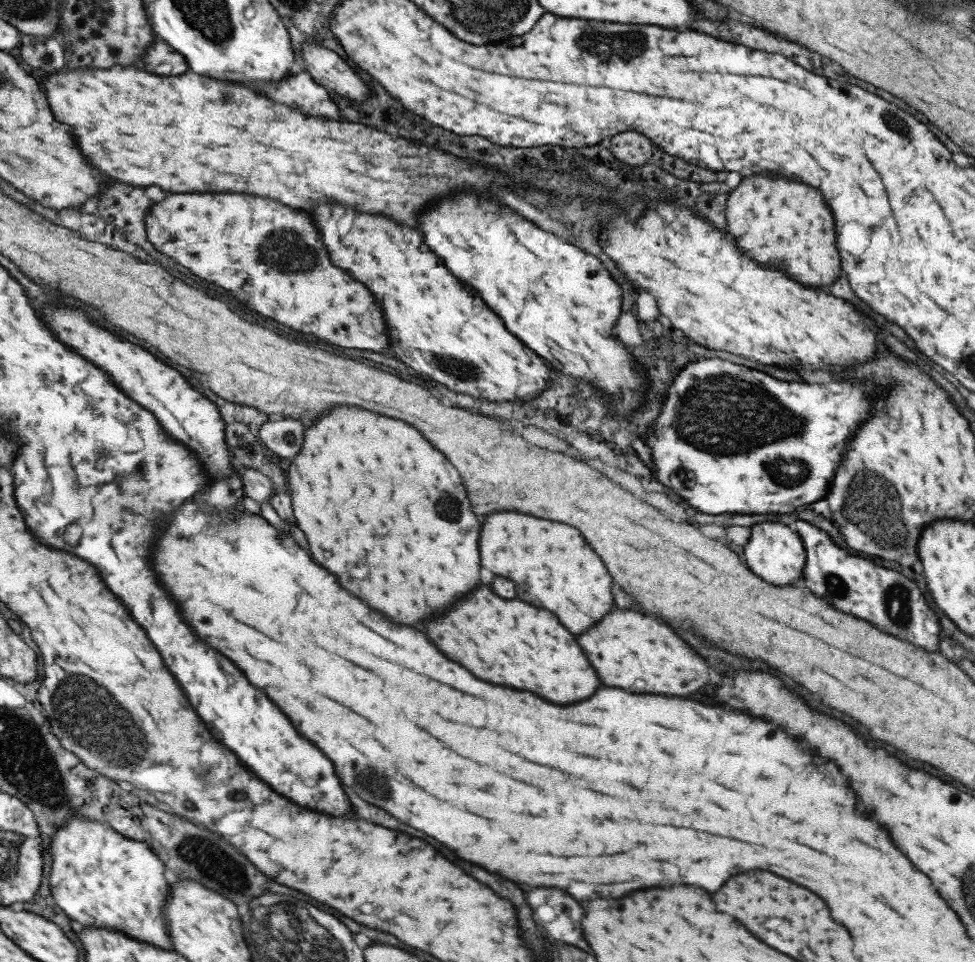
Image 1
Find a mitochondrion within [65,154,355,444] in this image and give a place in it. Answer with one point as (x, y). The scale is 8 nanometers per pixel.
(285, 256)

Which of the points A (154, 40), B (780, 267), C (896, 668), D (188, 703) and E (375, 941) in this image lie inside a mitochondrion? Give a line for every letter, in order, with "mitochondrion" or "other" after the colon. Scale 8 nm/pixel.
A: other
B: other
C: other
D: other
E: other

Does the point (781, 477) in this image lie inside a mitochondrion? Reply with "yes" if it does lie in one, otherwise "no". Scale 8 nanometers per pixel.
yes

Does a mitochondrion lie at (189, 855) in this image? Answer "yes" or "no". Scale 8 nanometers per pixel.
yes

